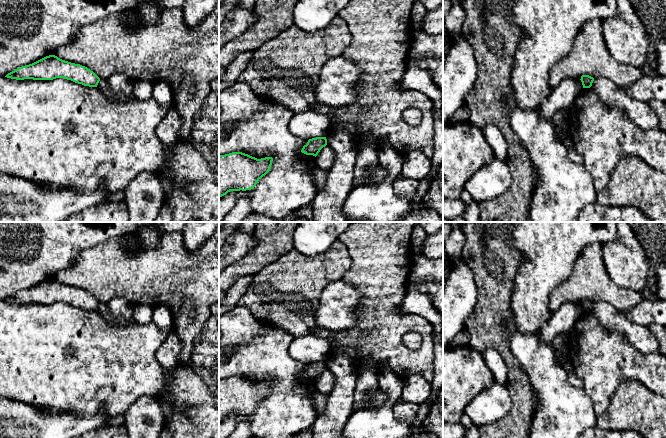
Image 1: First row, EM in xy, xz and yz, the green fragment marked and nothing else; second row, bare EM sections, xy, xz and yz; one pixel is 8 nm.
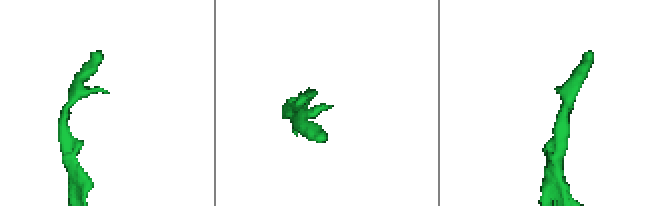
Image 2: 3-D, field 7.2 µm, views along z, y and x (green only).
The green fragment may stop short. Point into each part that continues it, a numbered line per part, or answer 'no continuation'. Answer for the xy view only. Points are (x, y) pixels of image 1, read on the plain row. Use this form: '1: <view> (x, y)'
no continuation

